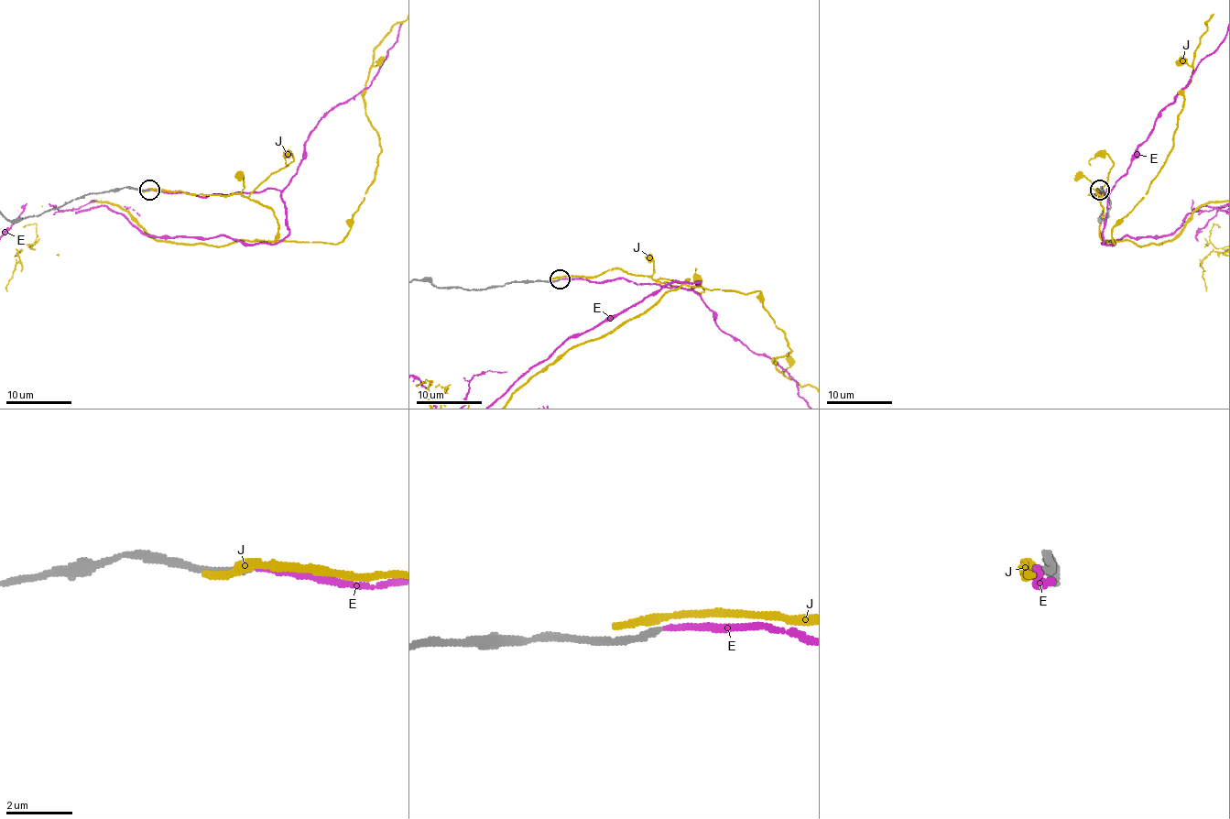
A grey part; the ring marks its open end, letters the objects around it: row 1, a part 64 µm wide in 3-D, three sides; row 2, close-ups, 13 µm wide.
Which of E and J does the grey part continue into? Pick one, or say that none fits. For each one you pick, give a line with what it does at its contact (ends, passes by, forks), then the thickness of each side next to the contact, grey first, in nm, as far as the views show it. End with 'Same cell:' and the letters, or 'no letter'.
E: it ends there; 180 nm thick on the grey side, 190 nm on the other
Same cell: E

